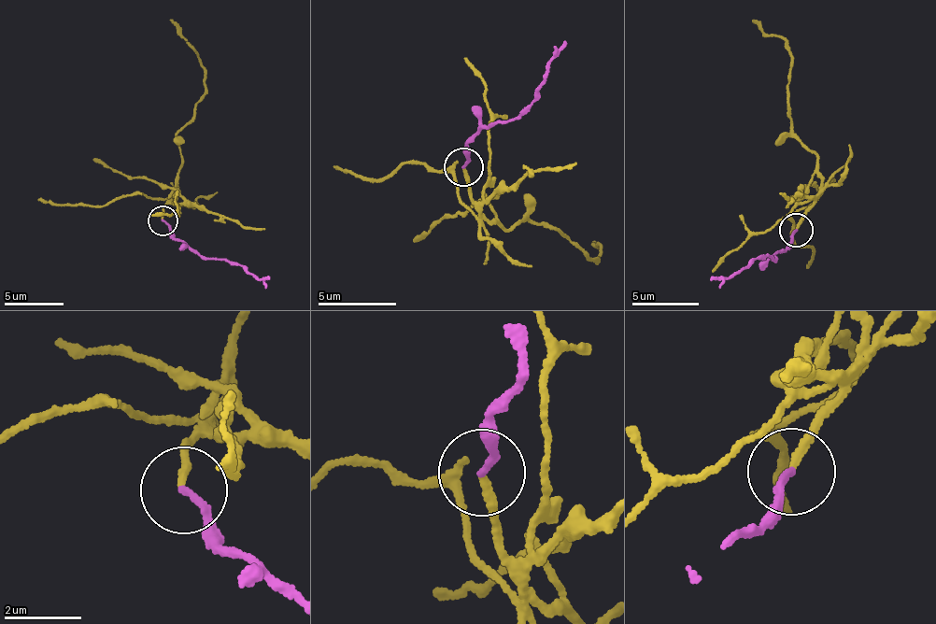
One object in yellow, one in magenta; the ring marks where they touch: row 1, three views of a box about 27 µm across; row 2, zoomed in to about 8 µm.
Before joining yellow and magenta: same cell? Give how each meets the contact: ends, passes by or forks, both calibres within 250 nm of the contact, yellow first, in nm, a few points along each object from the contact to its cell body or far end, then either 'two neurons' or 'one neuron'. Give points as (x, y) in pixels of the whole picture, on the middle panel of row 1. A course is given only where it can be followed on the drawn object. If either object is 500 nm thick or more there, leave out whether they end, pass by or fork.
yellow ends | magenta ends | 180/150 nm | yellow via (463, 168), (471, 196), (489, 206), (506, 228), (527, 220), (560, 231), (592, 262), (602, 247), (590, 243) | magenta via (463, 168), (467, 153), (486, 126), (528, 112), (565, 42) | two neurons

